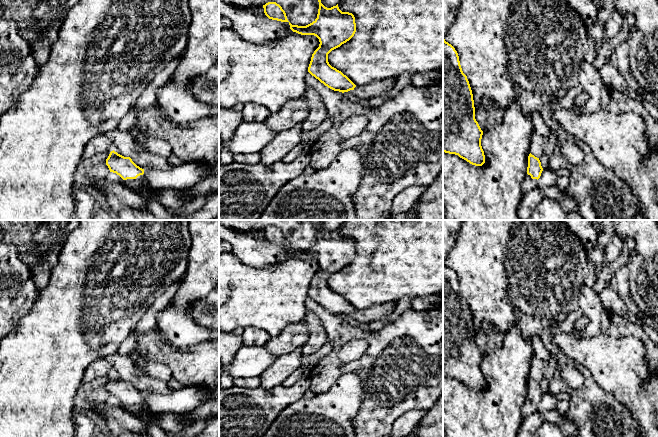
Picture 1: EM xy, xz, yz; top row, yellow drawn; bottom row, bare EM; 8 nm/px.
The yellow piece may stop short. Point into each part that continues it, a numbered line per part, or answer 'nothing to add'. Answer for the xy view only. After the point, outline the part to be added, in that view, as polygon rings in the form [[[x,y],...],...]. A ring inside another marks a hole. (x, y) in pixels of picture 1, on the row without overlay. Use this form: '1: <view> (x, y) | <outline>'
1: xy (138, 409) | [[[143,399],[138,400],[136,403],[127,403],[124,405],[124,410],[136,416],[145,417],[156,425],[156,420],[159,414],[149,411],[146,407],[142,405],[142,402]]]

